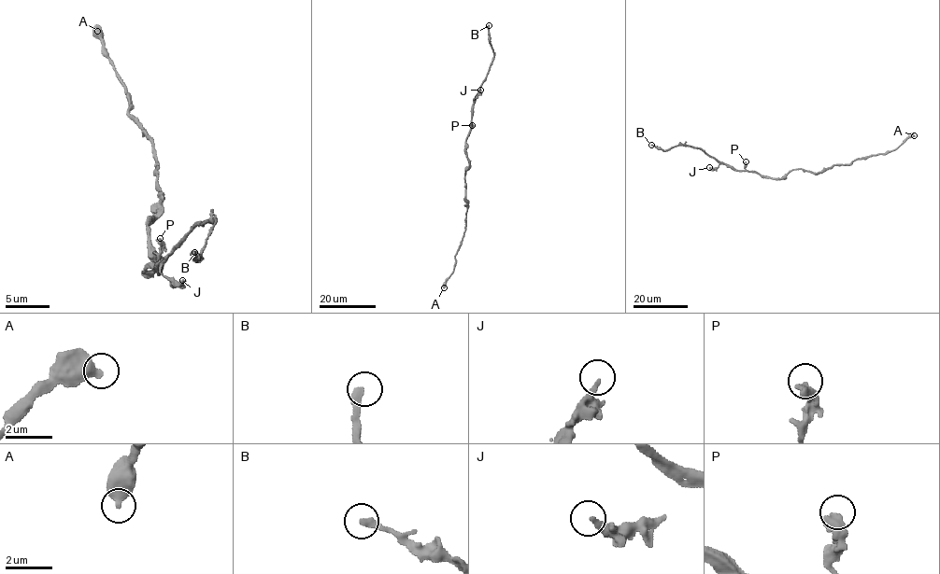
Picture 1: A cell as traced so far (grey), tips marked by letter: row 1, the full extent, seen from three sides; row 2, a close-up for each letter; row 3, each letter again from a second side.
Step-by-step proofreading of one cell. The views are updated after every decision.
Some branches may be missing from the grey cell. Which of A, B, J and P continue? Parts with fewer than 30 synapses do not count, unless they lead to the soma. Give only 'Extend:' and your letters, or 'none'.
Extend: B

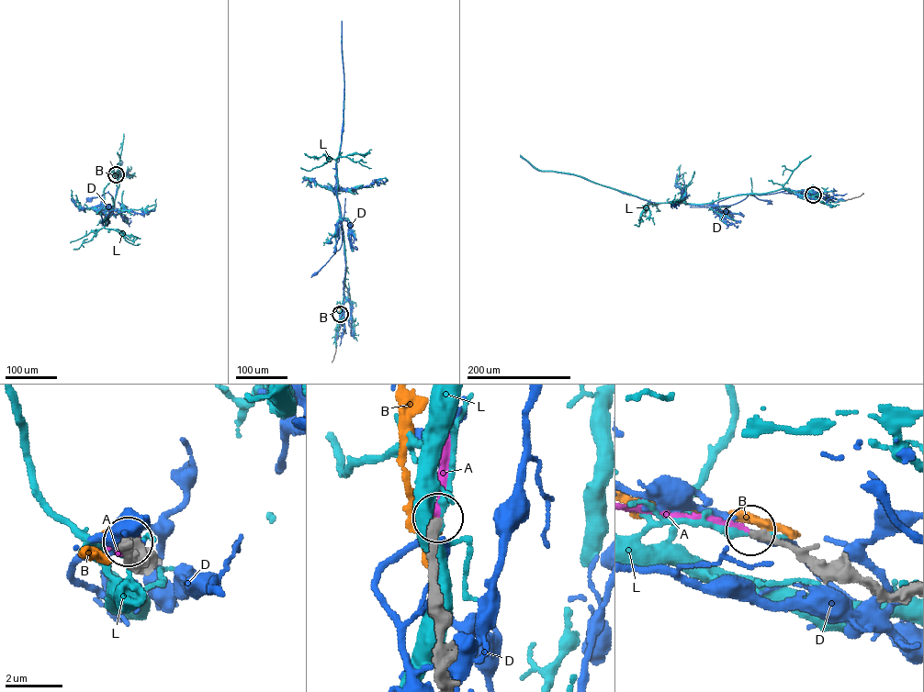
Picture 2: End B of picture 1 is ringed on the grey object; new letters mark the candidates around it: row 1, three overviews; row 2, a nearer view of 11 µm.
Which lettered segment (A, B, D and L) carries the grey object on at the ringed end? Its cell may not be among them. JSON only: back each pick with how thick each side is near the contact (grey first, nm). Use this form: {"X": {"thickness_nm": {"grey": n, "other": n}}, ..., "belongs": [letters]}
{"A": {"thickness_nm": {"grey": 340, "other": 260}}, "belongs": ["A"]}

